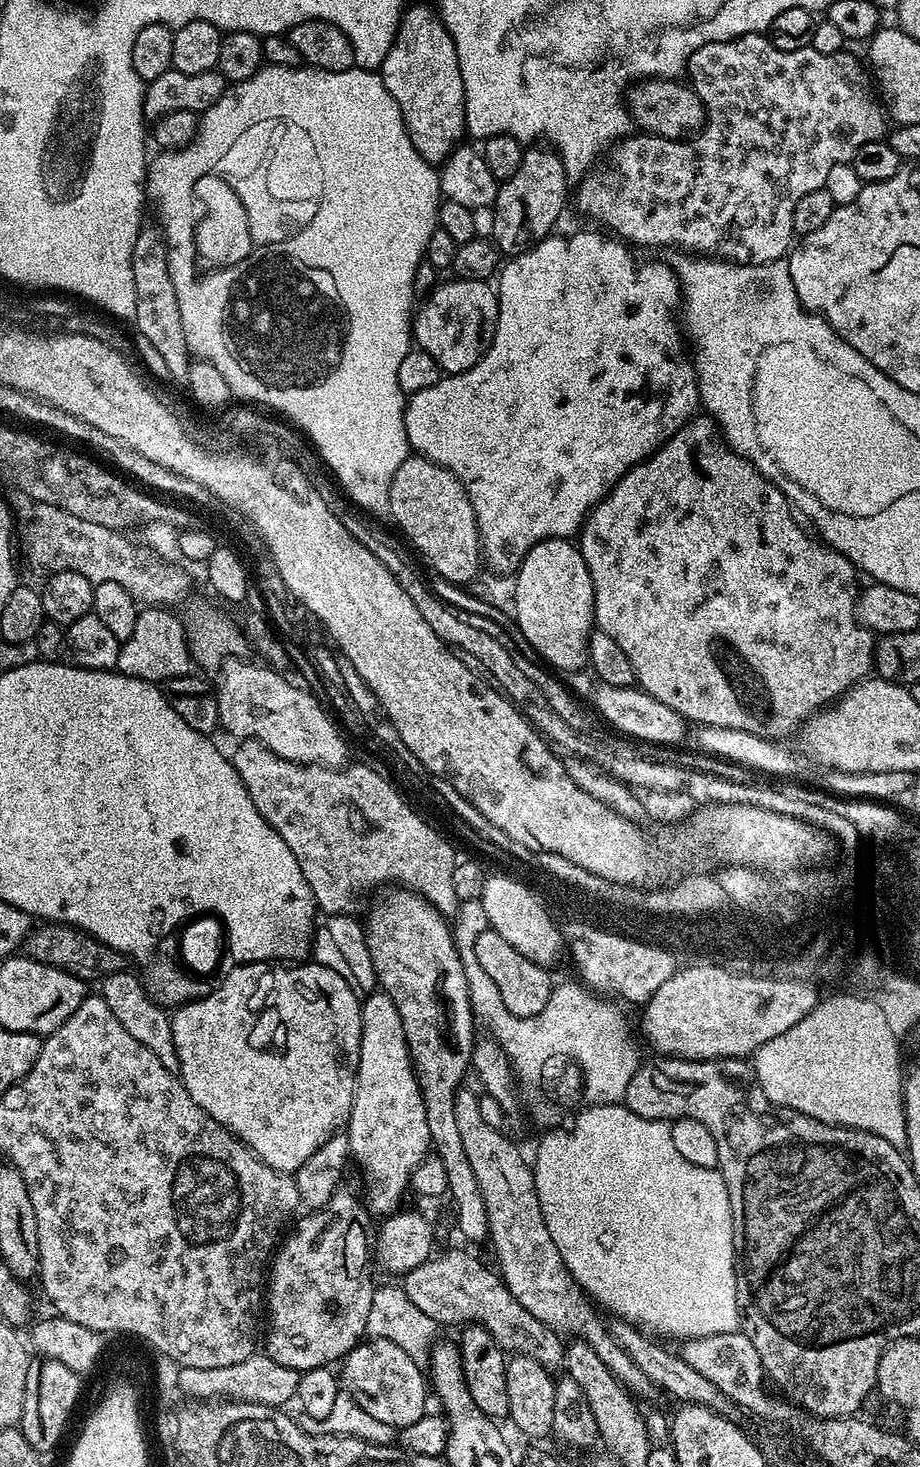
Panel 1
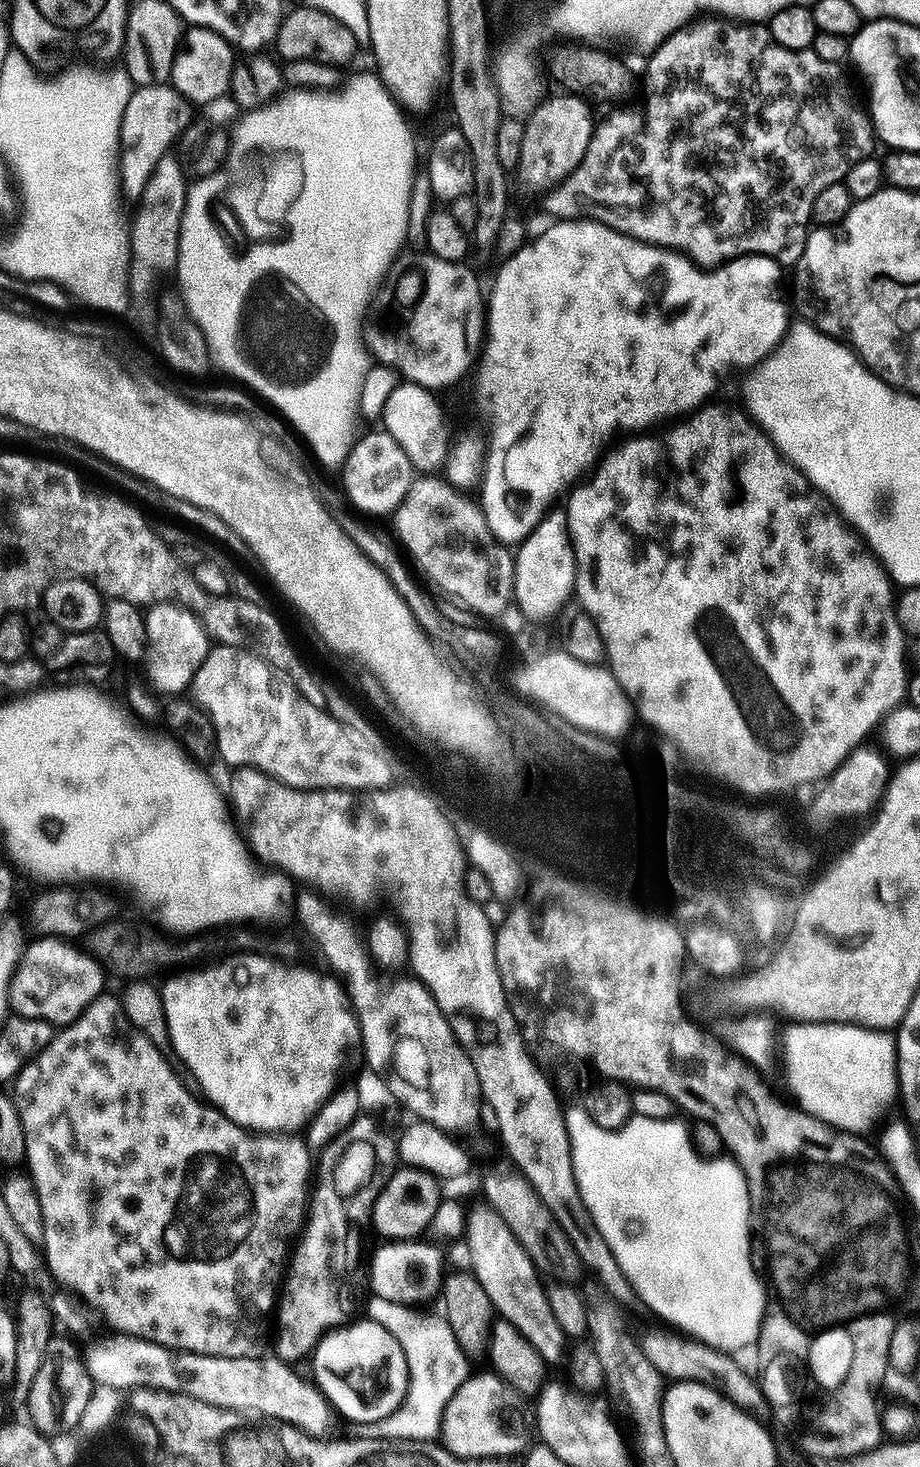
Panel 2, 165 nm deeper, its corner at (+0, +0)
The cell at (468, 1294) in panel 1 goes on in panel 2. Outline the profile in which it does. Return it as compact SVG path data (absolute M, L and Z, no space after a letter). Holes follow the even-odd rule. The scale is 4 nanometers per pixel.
M417 1238L408 1240L393 1240L381 1243L381 1248L376 1248L372 1252L372 1261L366 1264L366 1284L370 1289L371 1295L378 1298L387 1298L389 1302L398 1302L409 1306L422 1306L427 1300L432 1300L441 1295L442 1285L446 1275L444 1268L444 1256L435 1248L435 1243L427 1244L427 1239Z

